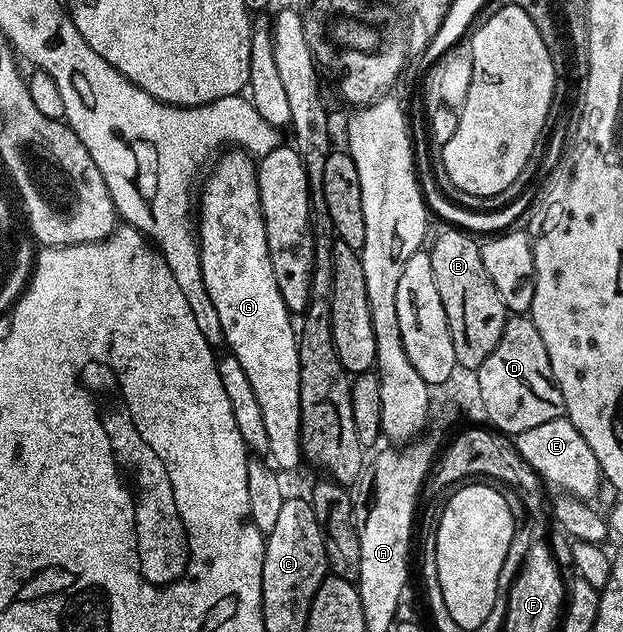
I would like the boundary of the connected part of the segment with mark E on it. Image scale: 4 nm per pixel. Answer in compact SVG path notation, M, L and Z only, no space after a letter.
M569 418L544 421L533 429L525 429L525 433L514 436L513 439L519 456L543 480L544 484L551 483L560 492L566 493L574 498L591 501L598 496L600 486L604 482L603 470L599 468L597 457L593 449L589 449L589 441L577 433L577 425Z

